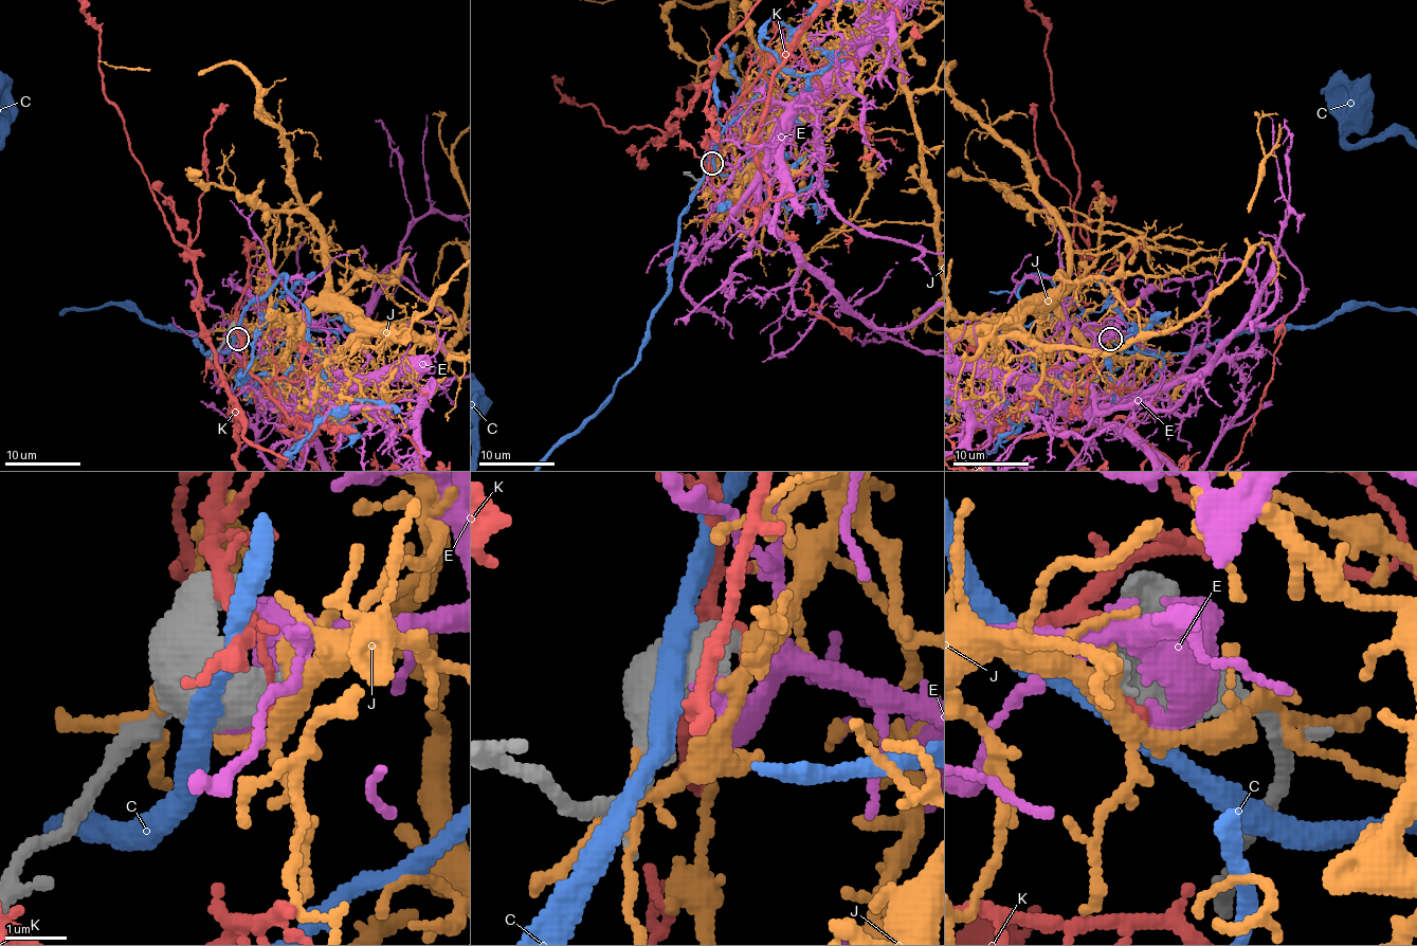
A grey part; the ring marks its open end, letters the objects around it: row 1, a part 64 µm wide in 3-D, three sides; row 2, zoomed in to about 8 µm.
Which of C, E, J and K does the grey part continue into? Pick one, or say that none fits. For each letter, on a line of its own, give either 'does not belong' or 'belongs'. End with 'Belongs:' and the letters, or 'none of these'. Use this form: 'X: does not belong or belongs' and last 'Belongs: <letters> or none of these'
C: does not belong
E: belongs
J: does not belong
K: does not belong
Belongs: E

